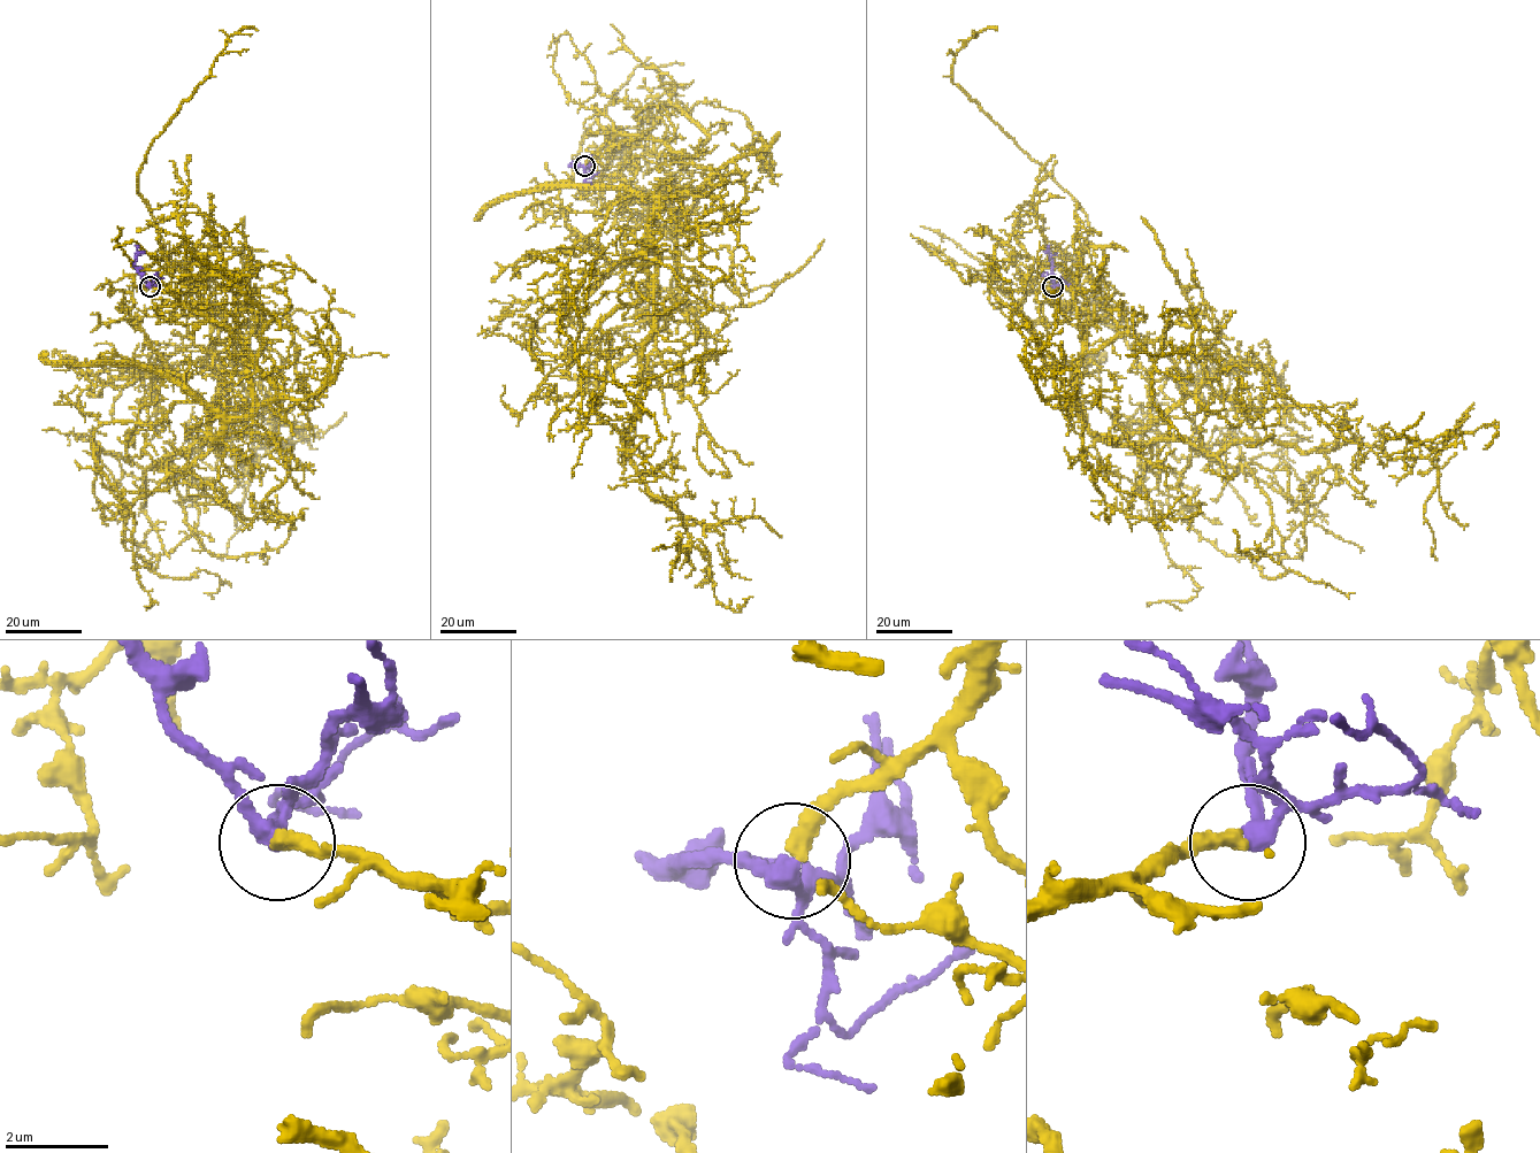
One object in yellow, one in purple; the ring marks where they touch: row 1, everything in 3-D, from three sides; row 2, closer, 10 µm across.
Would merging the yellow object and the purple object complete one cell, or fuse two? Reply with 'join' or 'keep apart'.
join

